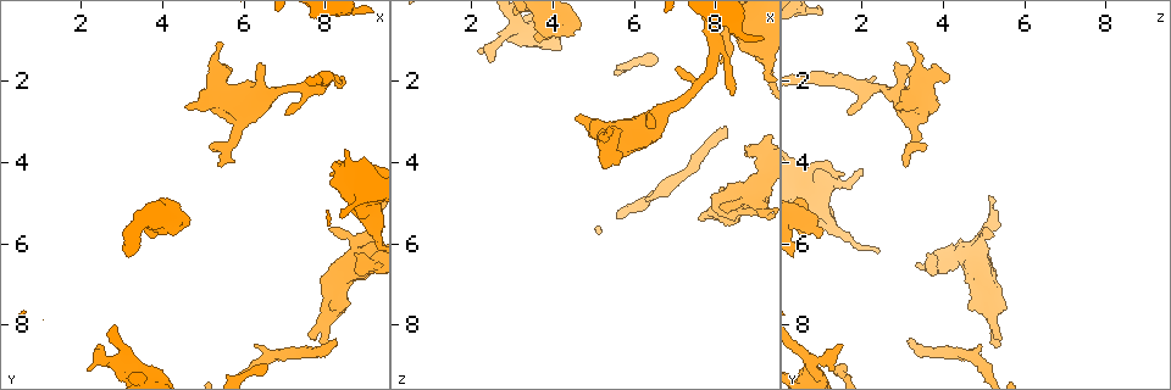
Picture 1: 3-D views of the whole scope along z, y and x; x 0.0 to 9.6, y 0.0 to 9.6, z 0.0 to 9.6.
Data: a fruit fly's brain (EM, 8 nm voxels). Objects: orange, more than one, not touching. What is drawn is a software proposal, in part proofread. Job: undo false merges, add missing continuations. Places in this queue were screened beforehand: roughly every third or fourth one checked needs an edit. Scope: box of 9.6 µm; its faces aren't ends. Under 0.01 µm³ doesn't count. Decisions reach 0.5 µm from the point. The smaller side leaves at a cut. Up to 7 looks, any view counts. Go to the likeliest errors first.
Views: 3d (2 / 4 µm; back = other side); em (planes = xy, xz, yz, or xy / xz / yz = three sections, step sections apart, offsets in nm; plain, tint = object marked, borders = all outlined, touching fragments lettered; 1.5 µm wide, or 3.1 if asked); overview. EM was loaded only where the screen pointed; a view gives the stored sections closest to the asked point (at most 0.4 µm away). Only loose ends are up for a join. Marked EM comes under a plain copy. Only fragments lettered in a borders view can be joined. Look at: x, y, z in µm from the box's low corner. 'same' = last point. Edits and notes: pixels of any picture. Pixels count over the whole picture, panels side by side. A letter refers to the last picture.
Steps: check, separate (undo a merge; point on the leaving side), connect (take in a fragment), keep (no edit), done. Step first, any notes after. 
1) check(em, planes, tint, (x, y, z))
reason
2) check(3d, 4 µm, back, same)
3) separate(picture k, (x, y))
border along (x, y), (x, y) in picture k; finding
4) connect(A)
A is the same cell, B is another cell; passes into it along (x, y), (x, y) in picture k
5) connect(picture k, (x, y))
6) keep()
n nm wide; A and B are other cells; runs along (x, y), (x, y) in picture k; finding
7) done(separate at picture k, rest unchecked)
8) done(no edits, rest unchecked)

check(3d, 2 µm, (5.40, 4.10, 3.00))
branch stops here

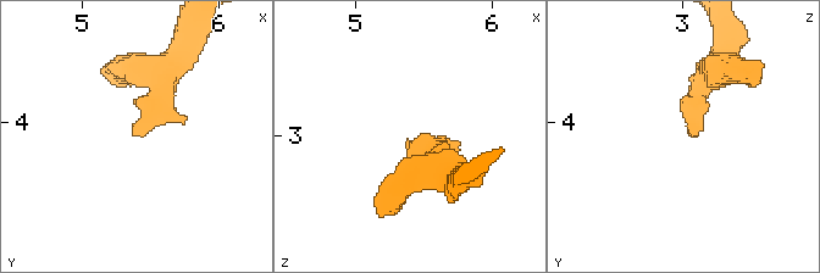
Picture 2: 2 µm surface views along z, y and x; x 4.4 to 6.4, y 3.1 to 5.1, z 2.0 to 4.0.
check(em, xy, step 4, tint, (5.46, 4.10, 3.06))

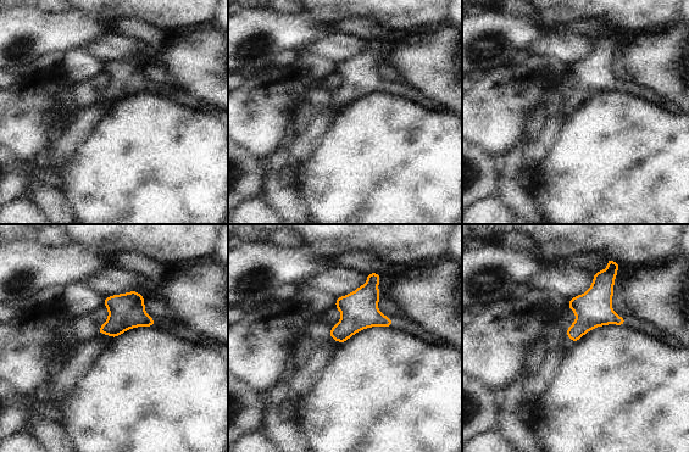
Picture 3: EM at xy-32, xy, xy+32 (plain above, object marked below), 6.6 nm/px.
check(em, planes, borders, same)
another direction

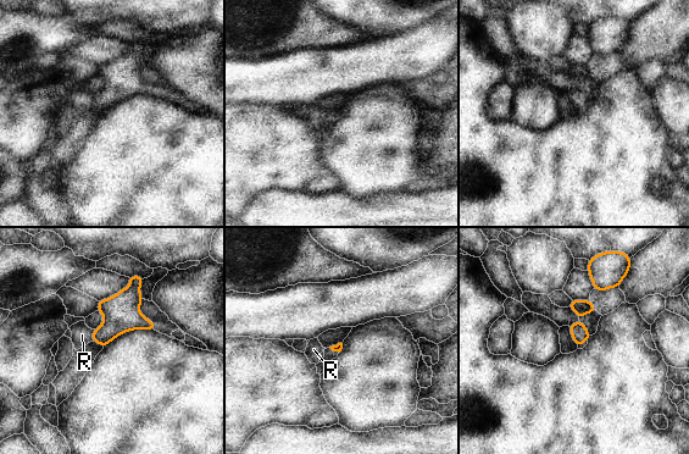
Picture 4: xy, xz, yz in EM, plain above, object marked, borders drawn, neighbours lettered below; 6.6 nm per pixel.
keep()
R is another cell; border along (94, 330), (92, 341) in picture 4; no lettered fragment goes on from it

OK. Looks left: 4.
check(3d, 4 µm, back, (8.15, 5.65, 5.10))

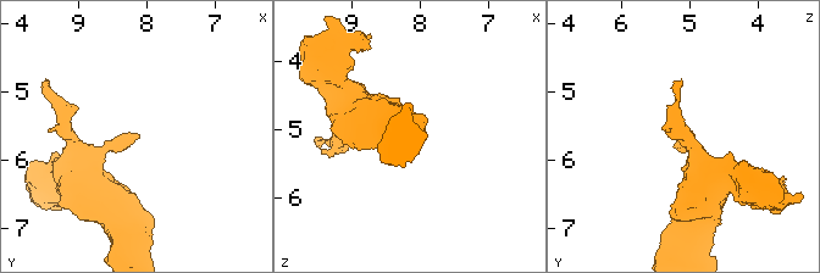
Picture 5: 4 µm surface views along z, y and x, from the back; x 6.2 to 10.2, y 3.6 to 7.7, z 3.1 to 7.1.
check(em, planes, borders, same)
now the EM

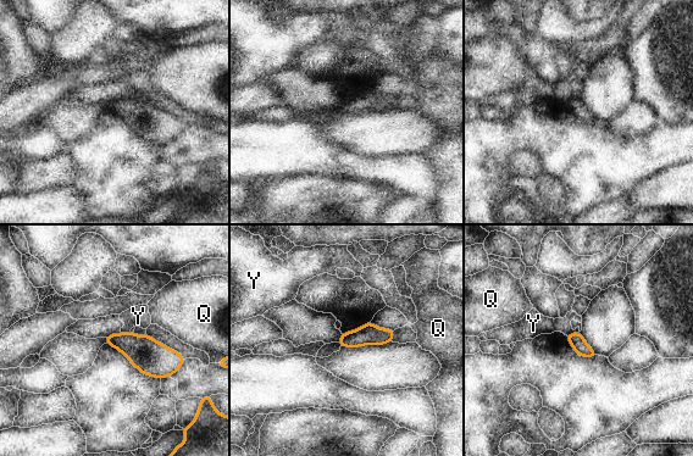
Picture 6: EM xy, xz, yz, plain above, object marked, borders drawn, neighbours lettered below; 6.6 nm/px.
keep()
Q and Y are other cells; border along (577, 332), (566, 335) in picture 6; no lettered fragment goes on from it

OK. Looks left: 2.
done(no edits, rest unchecked)

